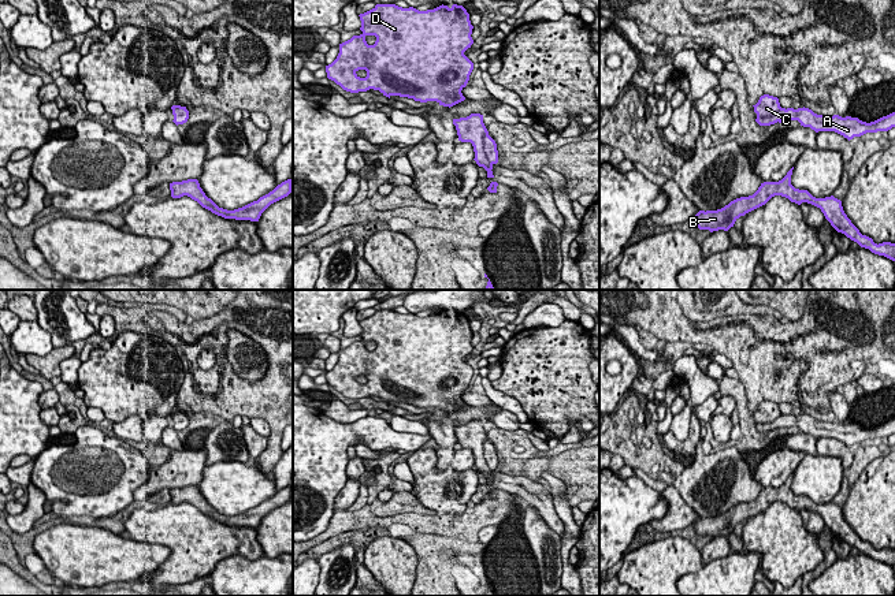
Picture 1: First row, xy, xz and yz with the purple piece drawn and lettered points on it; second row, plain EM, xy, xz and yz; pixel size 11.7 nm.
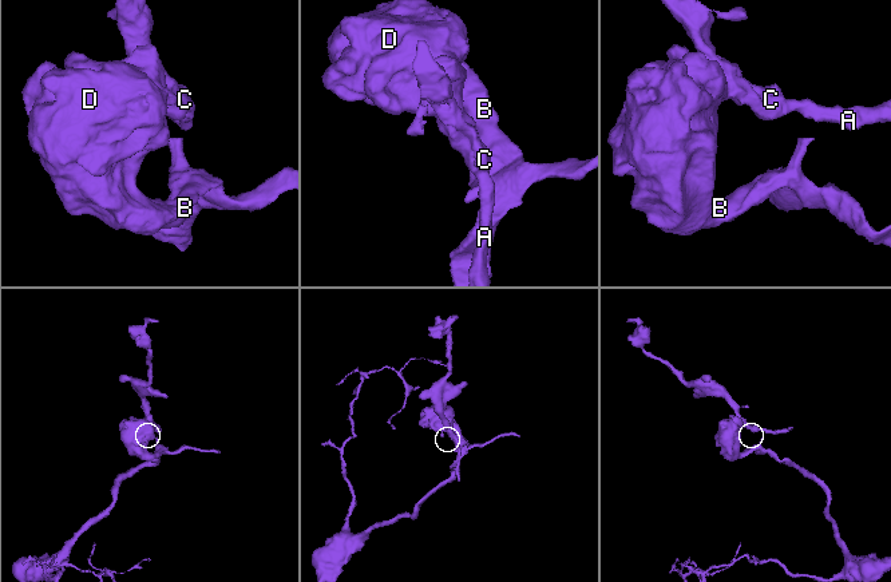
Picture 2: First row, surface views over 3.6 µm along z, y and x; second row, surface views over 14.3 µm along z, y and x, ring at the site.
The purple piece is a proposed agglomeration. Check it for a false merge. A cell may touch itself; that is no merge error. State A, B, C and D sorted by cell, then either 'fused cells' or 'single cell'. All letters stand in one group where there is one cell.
A B D / C; fused cells

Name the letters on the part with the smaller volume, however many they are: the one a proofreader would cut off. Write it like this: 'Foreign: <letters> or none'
Foreign: C

